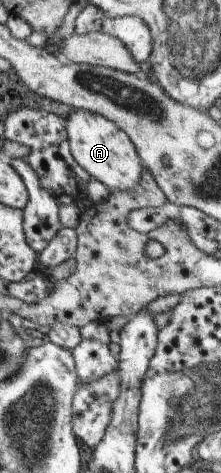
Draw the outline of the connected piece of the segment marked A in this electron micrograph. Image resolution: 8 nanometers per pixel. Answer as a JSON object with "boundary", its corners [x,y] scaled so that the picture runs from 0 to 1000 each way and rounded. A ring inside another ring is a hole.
{"boundary":[[[344,230],[299,252],[308,260],[294,273],[326,332],[412,378],[480,391],[498,406],[597,404],[633,387],[647,366],[633,332],[588,290],[511,256],[376,230]]]}

